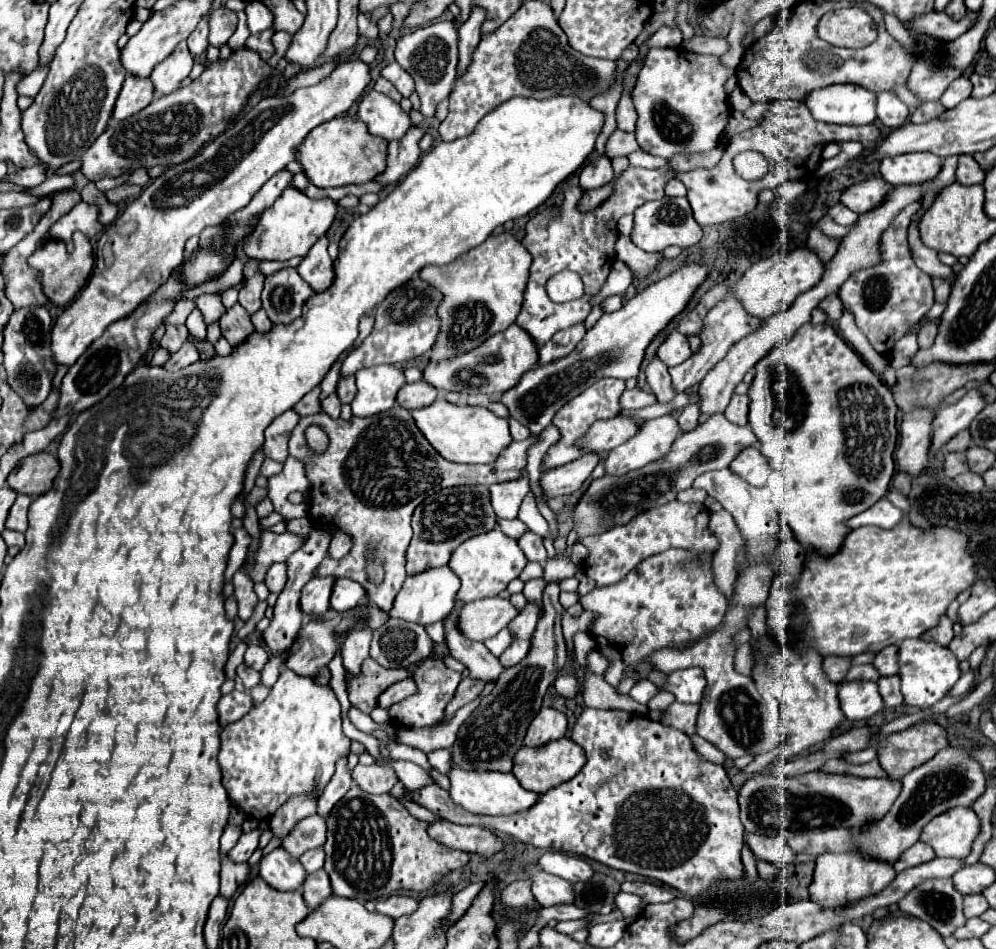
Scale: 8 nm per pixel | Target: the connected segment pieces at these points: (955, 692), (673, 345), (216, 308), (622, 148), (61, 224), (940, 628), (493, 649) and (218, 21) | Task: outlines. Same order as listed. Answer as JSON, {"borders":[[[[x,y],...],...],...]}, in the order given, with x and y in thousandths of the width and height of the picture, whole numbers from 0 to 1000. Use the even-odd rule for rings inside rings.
{"borders":[[[[970,709],[970,711],[966,711],[966,713],[962,715],[962,720],[950,730],[950,734],[962,734],[962,732],[968,732],[968,730],[974,726],[974,722],[976,722],[976,711]]],[[[681,349],[671,351],[667,361],[661,366],[661,376],[671,387],[677,387],[677,385],[685,383],[685,378],[691,378],[693,374],[695,374],[695,370],[691,366],[691,357],[689,357],[689,353],[685,353]]],[[[219,309],[201,311],[201,313],[197,315],[197,321],[199,321],[199,326],[203,328],[207,340],[219,338],[219,336],[225,332],[225,328],[227,328],[227,323],[223,321],[223,313],[221,313]]],[[[618,136],[618,138],[612,142],[610,151],[608,151],[608,165],[616,168],[616,165],[620,165],[620,163],[633,163],[633,161],[639,159],[639,157],[641,157],[641,151],[639,151],[637,140],[629,140],[629,138]]],[[[80,212],[78,216],[74,216],[70,220],[70,224],[66,224],[62,231],[58,231],[52,241],[50,241],[50,250],[52,252],[60,252],[66,256],[66,260],[72,260],[72,248],[80,243],[86,250],[96,250],[104,243],[104,237],[100,235],[100,222],[96,216],[92,214],[84,214]]],[[[946,648],[944,654],[942,654],[942,659],[936,661],[936,663],[932,663],[932,665],[926,669],[926,673],[938,675],[938,678],[942,678],[942,680],[952,680],[952,678],[956,675],[956,671],[958,671],[956,659],[958,659],[958,654],[956,654],[952,648]]],[[[504,663],[498,671],[494,671],[494,673],[488,673],[488,682],[492,684],[492,688],[494,690],[502,690],[502,688],[506,688],[512,680],[514,680],[514,675],[516,675],[516,669],[512,667],[512,663]]],[[[223,7],[223,9],[213,14],[213,18],[211,18],[211,39],[209,39],[211,47],[215,47],[215,50],[227,47],[235,33],[237,33],[237,14],[235,12]]]]}

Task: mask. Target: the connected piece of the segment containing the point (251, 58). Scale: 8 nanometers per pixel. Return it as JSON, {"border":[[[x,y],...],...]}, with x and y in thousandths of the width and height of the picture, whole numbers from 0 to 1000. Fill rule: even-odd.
{"border":[[[239,52],[229,60],[229,64],[217,64],[207,71],[193,90],[155,104],[141,119],[120,128],[116,134],[106,134],[106,138],[94,149],[94,155],[82,163],[80,180],[86,189],[98,191],[102,187],[118,187],[120,182],[135,180],[139,176],[171,176],[191,168],[191,163],[197,163],[203,153],[227,136],[231,125],[245,115],[249,100],[271,77],[273,71],[259,62],[255,54]]]}

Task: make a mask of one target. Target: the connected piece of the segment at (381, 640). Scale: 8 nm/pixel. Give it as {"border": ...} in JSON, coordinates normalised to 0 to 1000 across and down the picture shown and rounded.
{"border":[[[390,652],[376,665],[371,692],[384,703],[412,705],[416,699],[428,694],[436,684],[424,659],[406,652]]]}

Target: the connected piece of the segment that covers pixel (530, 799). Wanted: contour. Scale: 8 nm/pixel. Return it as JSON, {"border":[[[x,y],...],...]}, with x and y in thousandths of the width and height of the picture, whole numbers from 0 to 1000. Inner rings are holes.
{"border":[[[452,804],[450,810],[452,821],[452,840],[458,848],[466,850],[472,857],[480,859],[512,859],[516,855],[524,855],[528,850],[534,850],[540,844],[540,836],[528,834],[520,821],[514,815],[502,815],[502,812],[466,812],[460,804]]]}

